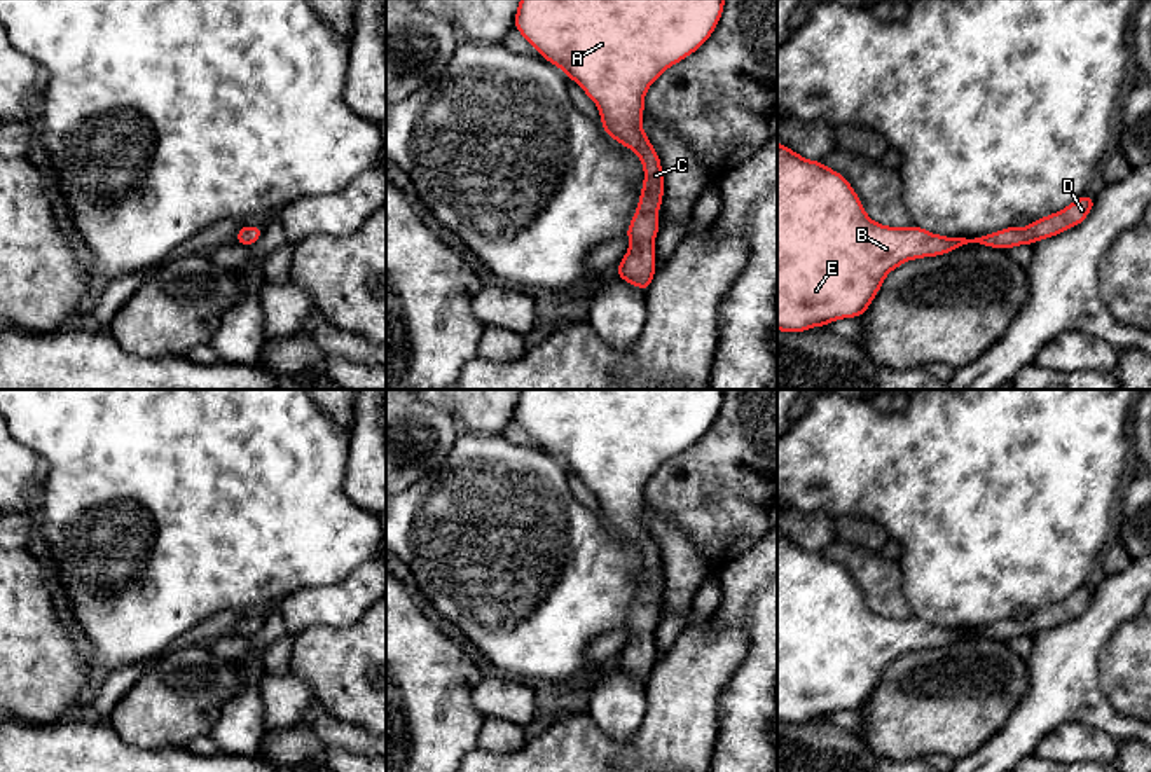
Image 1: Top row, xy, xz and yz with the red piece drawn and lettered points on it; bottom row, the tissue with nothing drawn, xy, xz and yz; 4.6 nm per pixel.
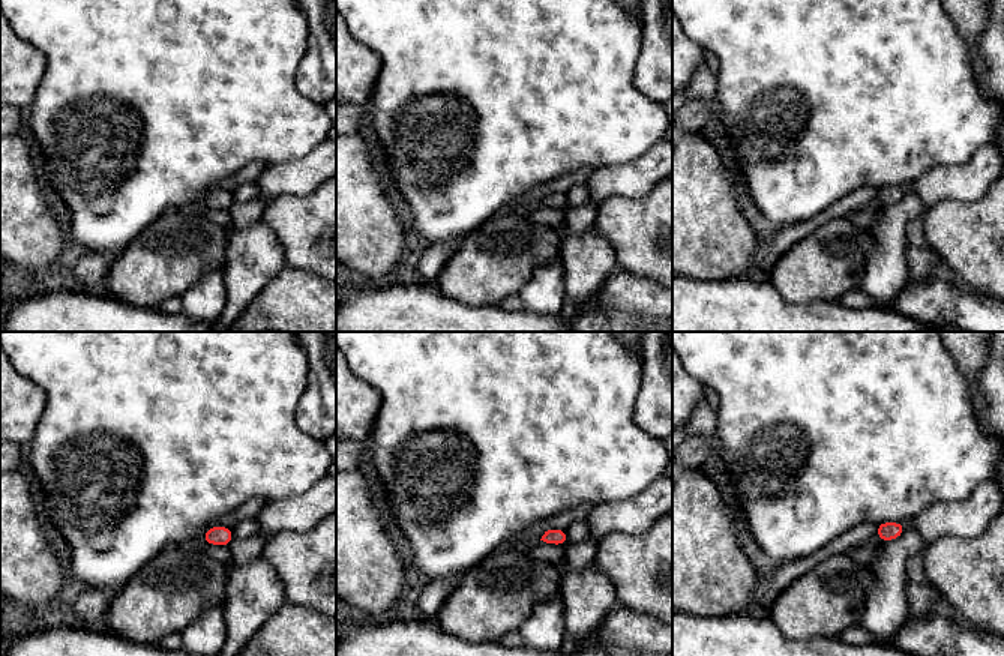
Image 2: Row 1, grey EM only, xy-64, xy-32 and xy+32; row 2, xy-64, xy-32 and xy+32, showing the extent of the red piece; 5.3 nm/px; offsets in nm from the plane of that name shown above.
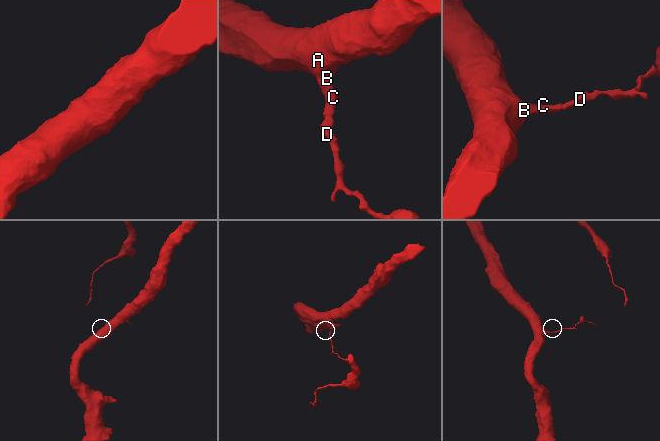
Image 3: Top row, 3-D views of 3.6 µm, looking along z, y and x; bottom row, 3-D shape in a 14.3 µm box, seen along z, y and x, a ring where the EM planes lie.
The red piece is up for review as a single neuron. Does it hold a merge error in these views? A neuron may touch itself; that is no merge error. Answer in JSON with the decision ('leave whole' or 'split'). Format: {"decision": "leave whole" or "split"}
{"decision": "leave whole"}

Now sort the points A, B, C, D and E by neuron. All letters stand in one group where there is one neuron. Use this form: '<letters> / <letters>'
A B C D E

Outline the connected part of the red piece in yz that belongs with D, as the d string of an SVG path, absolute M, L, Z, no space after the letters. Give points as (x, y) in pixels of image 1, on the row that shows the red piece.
M777 141L777 330L798 334L835 320L859 318L886 276L908 260L941 257L968 245L1006 252L1018 245L1032 246L1083 224L1095 203L1097 197L1083 194L1064 210L1030 220L1027 229L1010 225L983 236L948 238L915 224L898 229L873 222L842 173Z

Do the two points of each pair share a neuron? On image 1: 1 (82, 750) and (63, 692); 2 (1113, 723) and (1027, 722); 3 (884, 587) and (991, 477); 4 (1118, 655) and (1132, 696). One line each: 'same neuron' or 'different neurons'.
1: different neurons
2: same neuron
3: different neurons
4: same neuron

